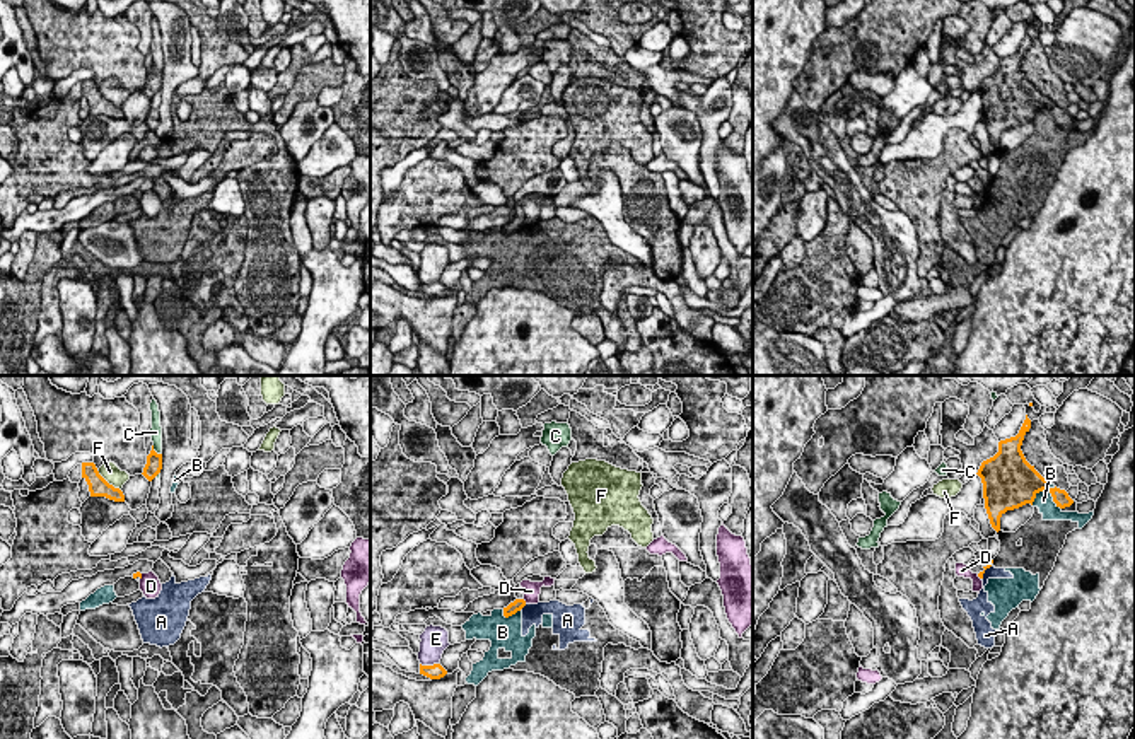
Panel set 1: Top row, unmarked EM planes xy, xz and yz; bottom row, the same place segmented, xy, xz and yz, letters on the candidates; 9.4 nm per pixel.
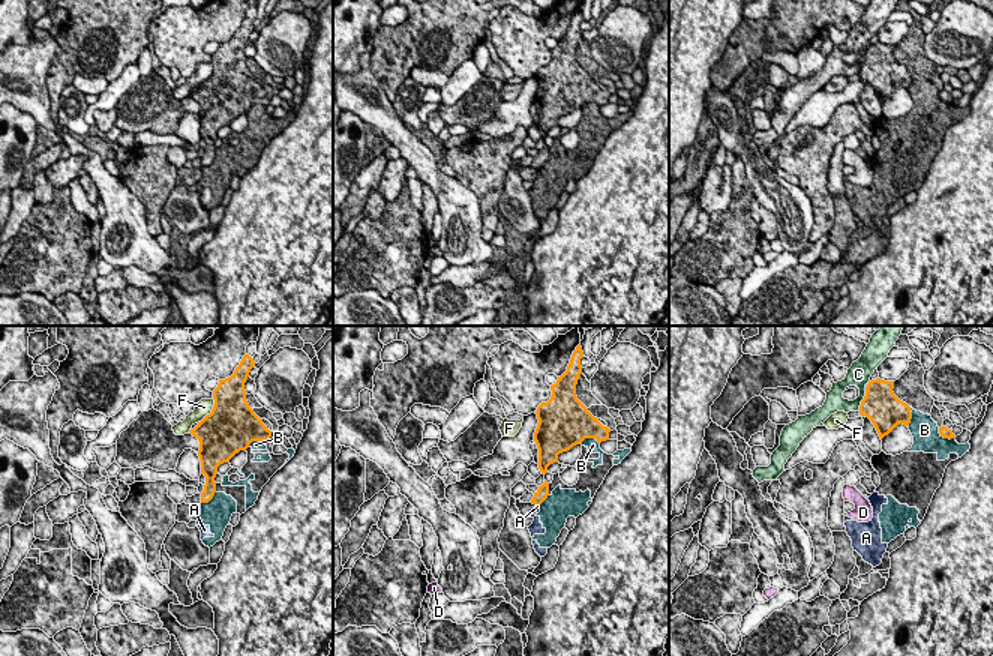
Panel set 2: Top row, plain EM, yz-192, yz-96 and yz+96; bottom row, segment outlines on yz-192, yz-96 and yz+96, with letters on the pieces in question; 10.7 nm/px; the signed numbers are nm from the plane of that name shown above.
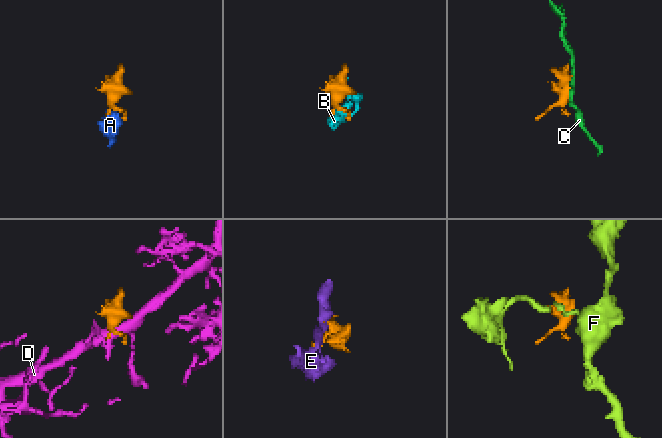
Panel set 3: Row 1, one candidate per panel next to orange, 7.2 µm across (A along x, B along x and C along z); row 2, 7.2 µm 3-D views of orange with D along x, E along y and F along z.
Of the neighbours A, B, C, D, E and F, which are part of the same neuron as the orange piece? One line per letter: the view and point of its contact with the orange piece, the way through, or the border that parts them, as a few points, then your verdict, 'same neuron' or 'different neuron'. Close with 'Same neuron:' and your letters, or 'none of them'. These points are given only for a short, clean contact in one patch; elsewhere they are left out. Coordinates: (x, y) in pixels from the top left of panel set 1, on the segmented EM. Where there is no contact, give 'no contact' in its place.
A: contact xz (523, 606); border xz (526, 605), (519, 610); different neuron
B: contact yz (1050, 492); different neuron
C: contact xy (154, 451); border xy (152, 446), (161, 454); different neuron
D: contact xz (524, 601); border xz (523, 599), (526, 603); different neuron
E: contact xz (429, 666); border xz (420, 663), (437, 664); different neuron
F: contact xy (108, 483); different neuron
Same neuron: none of them

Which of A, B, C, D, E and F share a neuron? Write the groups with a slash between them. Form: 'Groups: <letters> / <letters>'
Groups: A B / C / D / E / F

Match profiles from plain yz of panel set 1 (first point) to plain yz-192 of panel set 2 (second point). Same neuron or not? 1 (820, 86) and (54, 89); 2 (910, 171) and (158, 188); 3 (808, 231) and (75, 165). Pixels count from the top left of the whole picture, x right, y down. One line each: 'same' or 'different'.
1: same
2: same
3: same

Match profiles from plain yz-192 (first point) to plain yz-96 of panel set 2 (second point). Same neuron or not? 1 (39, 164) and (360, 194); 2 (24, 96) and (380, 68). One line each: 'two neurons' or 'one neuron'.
1: one neuron
2: two neurons

